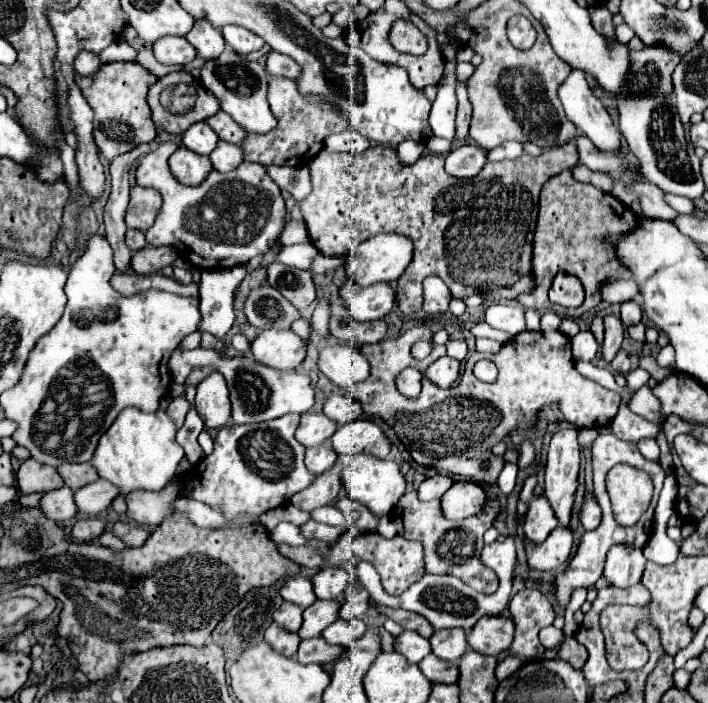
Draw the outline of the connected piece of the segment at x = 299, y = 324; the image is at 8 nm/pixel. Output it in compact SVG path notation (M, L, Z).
M301 316L299 320L295 320L295 322L293 322L291 330L293 330L295 334L299 334L299 336L301 336L303 340L307 340L307 338L309 338L309 332L311 332L311 326L309 326L309 320L307 320L305 316Z

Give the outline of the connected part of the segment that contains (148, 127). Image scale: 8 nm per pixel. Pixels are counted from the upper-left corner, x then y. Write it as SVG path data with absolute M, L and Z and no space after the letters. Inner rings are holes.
M109 62L109 64L103 64L89 78L77 76L77 86L81 86L81 92L85 94L89 106L95 112L93 136L101 150L101 156L107 162L155 138L155 126L149 114L149 106L145 102L147 92L151 84L155 82L157 78L137 62Z

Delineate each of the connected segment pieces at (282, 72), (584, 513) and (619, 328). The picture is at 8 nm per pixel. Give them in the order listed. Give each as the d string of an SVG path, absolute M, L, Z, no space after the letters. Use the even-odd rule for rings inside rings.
M269 52L269 56L267 56L267 72L271 76L283 76L283 78L289 78L289 80L297 80L301 68L297 66L297 62L293 62L293 58L289 58L285 54Z
M589 492L581 504L581 510L579 510L579 522L583 524L585 530L593 530L599 526L601 522L601 506L595 498L593 492Z
M607 316L605 318L605 340L601 344L601 358L605 364L611 364L611 360L615 358L617 350L621 348L623 334L625 334L625 328L621 320L617 316Z

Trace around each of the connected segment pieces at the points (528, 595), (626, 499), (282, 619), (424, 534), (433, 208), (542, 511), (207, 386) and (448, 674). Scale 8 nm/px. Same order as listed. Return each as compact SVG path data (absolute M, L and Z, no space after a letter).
M527 588L511 599L508 608L515 622L515 640L511 644L511 650L507 654L501 654L499 660L509 654L523 656L525 660L541 658L545 648L539 642L537 634L543 626L553 624L555 612L552 603L538 589Z
M621 464L609 472L607 490L615 520L621 526L635 526L651 502L653 482L645 472Z
M283 602L275 612L273 612L273 620L283 626L285 630L289 632L297 632L301 628L301 614L303 614L303 608L293 604L293 602Z
M409 490L397 502L395 512L391 512L391 518L395 516L397 532L403 538L419 540L423 544L425 568L429 574L451 574L481 594L493 594L497 590L497 576L493 576L489 568L481 566L479 554L483 550L483 534L487 528L491 528L493 520L497 518L497 512L497 504L491 504L475 516L455 522L443 516L439 500L421 502L417 498L417 490Z
M567 142L563 146L555 146L555 148L549 148L545 150L541 156L531 156L531 154L521 154L519 158L515 160L501 160L501 162L487 162L483 166L483 170L475 176L475 178L455 178L455 176L449 176L445 170L443 170L443 158L437 156L437 154L425 154L421 156L415 164L411 166L405 166L399 162L397 158L397 152L389 146L369 146L361 156L351 156L351 154L345 154L345 152L329 152L327 148L323 148L315 158L313 162L309 164L311 168L311 184L313 184L313 192L305 198L305 206L301 206L301 214L305 218L305 224L307 224L307 230L311 228L311 242L313 246L325 254L325 256L349 256L361 242L377 236L377 234L383 234L383 232L395 232L395 234L401 234L401 236L407 236L411 238L413 242L413 258L407 266L407 270L401 274L399 282L397 282L397 300L399 300L399 306L405 314L411 314L411 312L417 312L421 310L423 306L423 280L427 276L439 276L441 280L447 280L447 286L451 290L451 296L455 298L463 298L463 296L469 296L469 294L479 294L479 296L491 296L493 300L501 300L501 298L507 298L507 300L513 300L517 294L523 294L527 292L529 288L533 288L533 276L531 276L531 240L533 240L533 230L535 230L535 220L537 220L537 202L539 202L539 190L541 186L555 174L559 174L561 170L569 168L569 166L575 166L577 164L577 148L573 146L573 142Z
M529 476L523 484L519 500L527 504L527 512L525 512L525 518L523 518L523 534L525 534L525 538L539 544L549 536L549 532L553 528L559 526L559 520L553 514L553 508L549 506L545 494L537 496L533 492L535 486L537 486L537 478Z
M213 372L197 386L195 408L205 422L205 428L215 430L231 422L231 402L225 378L219 372Z
M429 654L429 658L423 658L419 662L419 668L433 684L437 682L455 684L459 680L459 666L455 662L445 662L435 654Z

